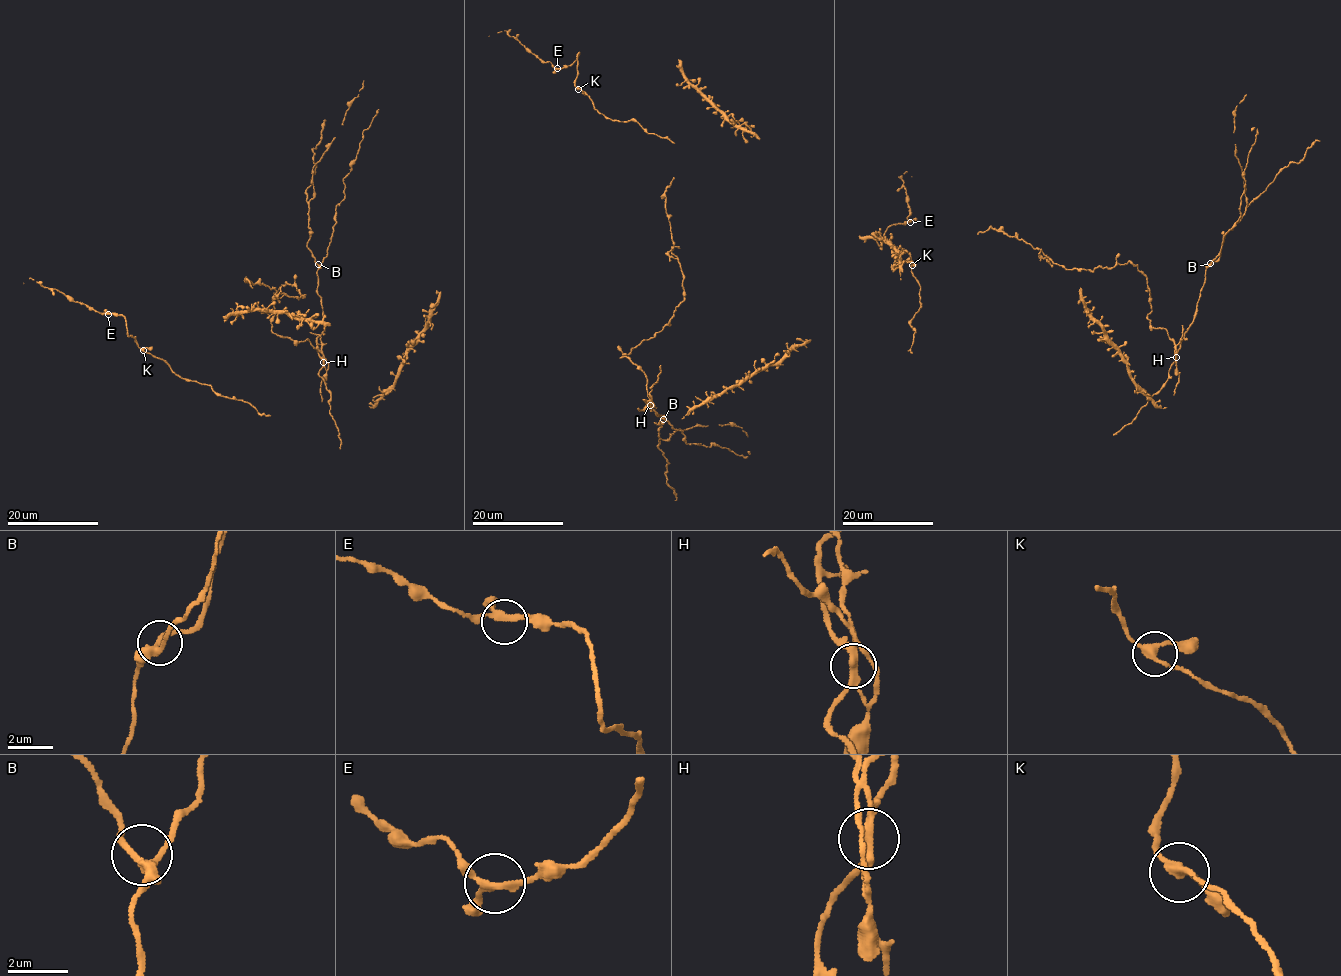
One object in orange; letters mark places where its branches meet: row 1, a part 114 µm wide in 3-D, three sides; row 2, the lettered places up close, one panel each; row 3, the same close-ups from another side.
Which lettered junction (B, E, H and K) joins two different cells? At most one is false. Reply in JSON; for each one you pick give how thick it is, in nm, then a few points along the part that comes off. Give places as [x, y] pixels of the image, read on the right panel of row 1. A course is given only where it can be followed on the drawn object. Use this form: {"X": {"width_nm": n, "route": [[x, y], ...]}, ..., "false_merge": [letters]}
{"H": {"width_nm": 240, "route": [[1177, 356], [1147, 316], [1147, 275], [1129, 262], [1066, 269], [1015, 237], [990, 227], [977, 233]]}, "false_merge": ["H"]}

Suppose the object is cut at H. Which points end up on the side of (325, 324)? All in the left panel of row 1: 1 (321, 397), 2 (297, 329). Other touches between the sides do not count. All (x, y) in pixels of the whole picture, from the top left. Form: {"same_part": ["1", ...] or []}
{"same_part": ["2"]}

